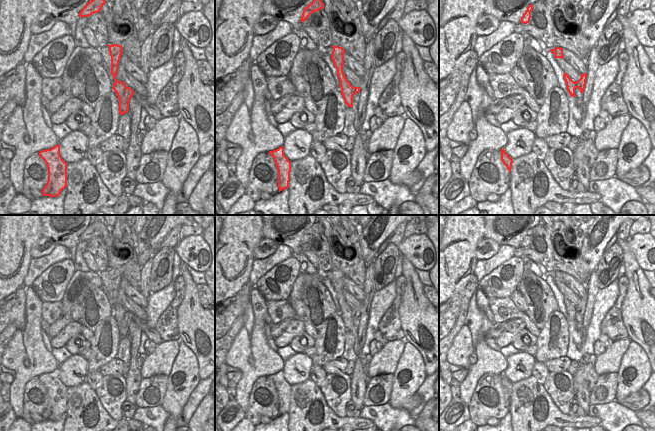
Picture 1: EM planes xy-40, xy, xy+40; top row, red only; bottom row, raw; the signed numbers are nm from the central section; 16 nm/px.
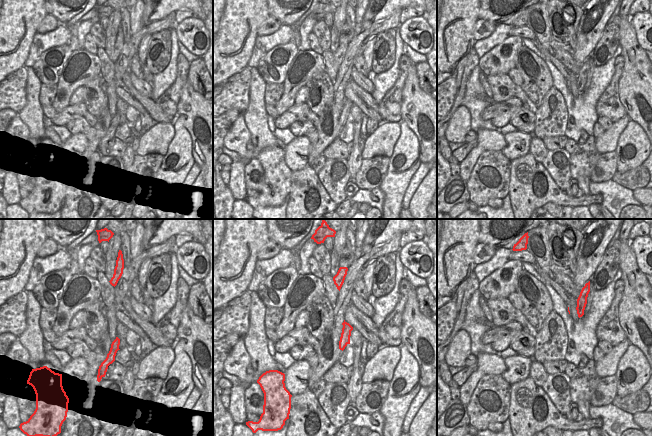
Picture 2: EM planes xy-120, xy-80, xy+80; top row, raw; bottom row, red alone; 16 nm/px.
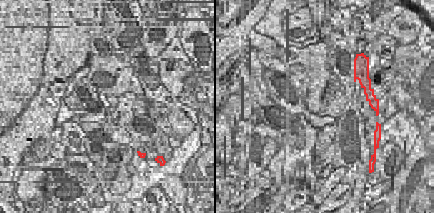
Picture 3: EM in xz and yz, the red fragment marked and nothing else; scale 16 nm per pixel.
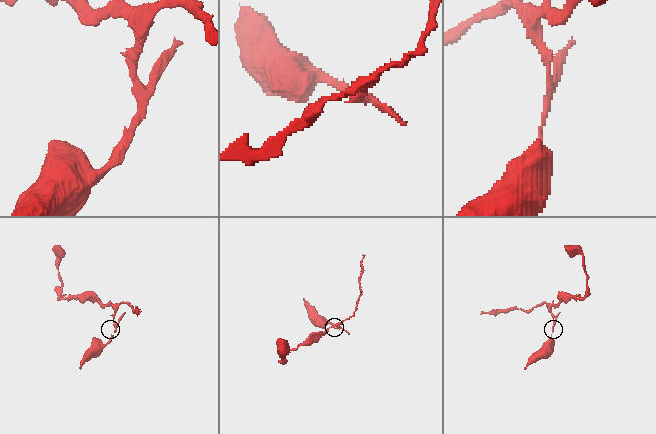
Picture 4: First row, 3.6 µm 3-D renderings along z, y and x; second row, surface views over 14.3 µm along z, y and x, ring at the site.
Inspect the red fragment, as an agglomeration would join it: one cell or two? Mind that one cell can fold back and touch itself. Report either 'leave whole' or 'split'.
split

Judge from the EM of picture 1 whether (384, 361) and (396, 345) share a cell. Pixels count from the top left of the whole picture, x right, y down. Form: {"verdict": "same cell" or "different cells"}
{"verdict": "same cell"}

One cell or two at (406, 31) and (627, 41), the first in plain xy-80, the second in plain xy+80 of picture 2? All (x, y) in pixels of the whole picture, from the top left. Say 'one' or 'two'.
two

